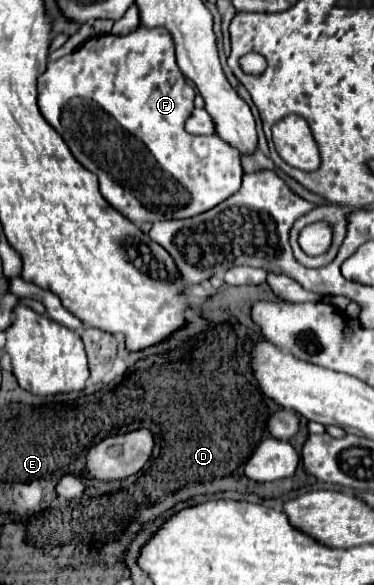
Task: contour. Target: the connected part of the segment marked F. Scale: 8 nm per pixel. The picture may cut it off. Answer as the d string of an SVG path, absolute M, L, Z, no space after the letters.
M139 25L129 35L95 35L95 37L91 37L77 51L63 55L57 61L49 61L47 71L39 77L39 109L41 109L43 117L63 137L63 141L71 149L73 157L85 169L93 171L99 177L99 189L101 189L101 195L107 199L107 203L111 207L115 207L121 215L125 215L129 221L133 221L135 225L141 225L145 221L155 223L155 221L163 221L163 219L187 219L187 217L199 215L203 211L209 211L217 203L225 201L227 197L231 197L241 187L243 165L241 165L239 151L235 151L235 147L231 147L229 143L221 143L221 139L217 139L217 137L191 135L191 133L185 131L185 121L189 119L189 115L195 107L193 99L195 99L195 91L187 83L185 75L181 73L181 69L175 61L175 43L173 43L171 35L167 33L167 29L147 29L143 25Z

